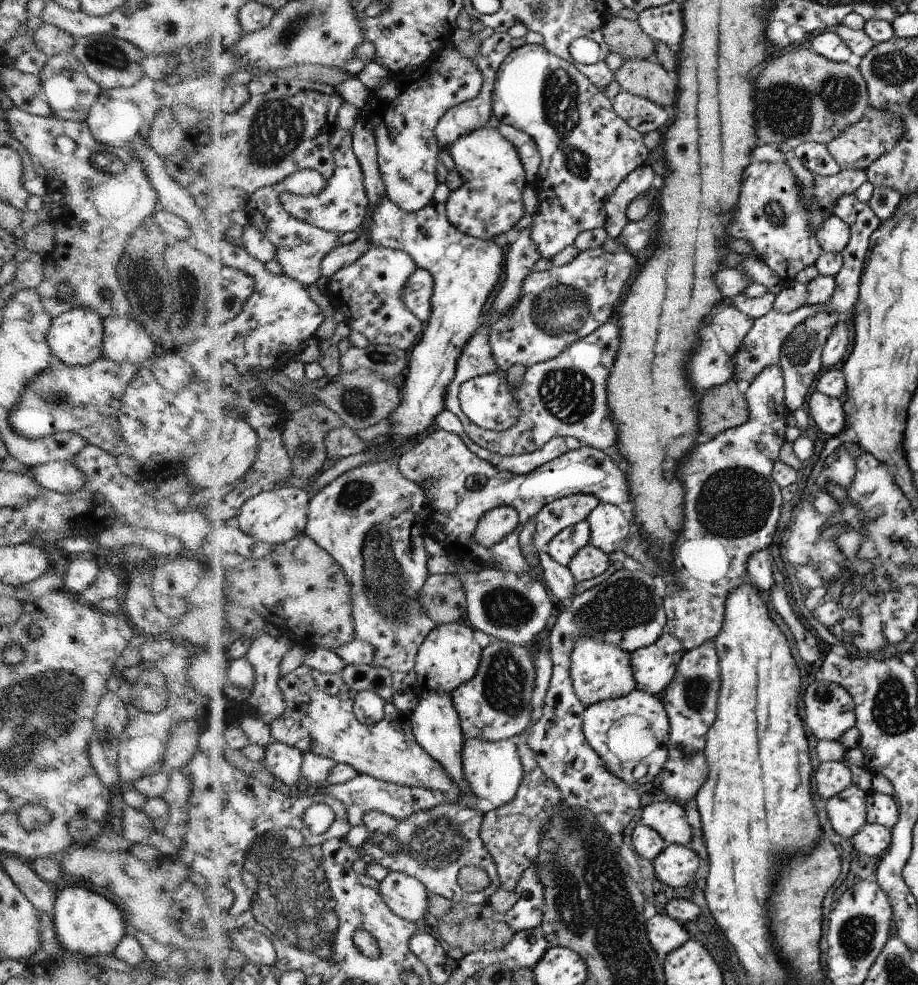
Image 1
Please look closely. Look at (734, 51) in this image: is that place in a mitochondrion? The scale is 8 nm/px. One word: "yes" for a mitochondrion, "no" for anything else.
no

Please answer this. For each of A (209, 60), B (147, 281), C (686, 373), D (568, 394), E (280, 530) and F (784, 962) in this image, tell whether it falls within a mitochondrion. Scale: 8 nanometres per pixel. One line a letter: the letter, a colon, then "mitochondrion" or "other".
A: other
B: mitochondrion
C: other
D: mitochondrion
E: other
F: other

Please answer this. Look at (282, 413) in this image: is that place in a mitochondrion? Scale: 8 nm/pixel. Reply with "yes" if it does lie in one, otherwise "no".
no

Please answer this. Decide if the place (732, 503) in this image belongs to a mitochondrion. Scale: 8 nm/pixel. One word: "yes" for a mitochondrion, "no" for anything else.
yes

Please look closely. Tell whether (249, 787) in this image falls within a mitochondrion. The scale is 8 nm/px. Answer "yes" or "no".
no

